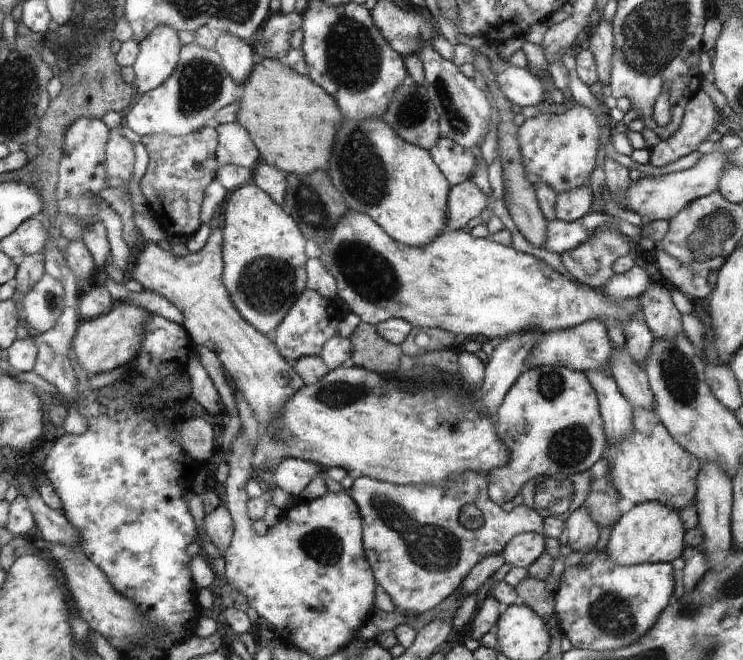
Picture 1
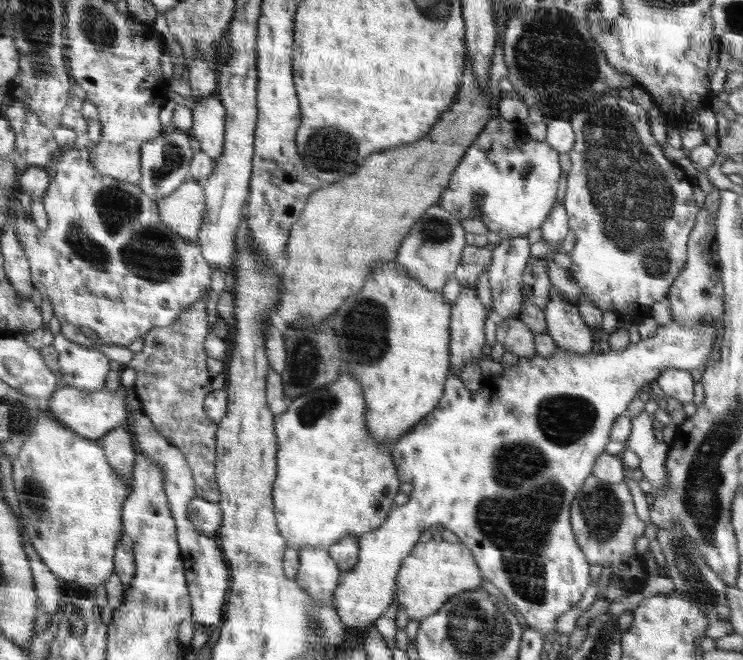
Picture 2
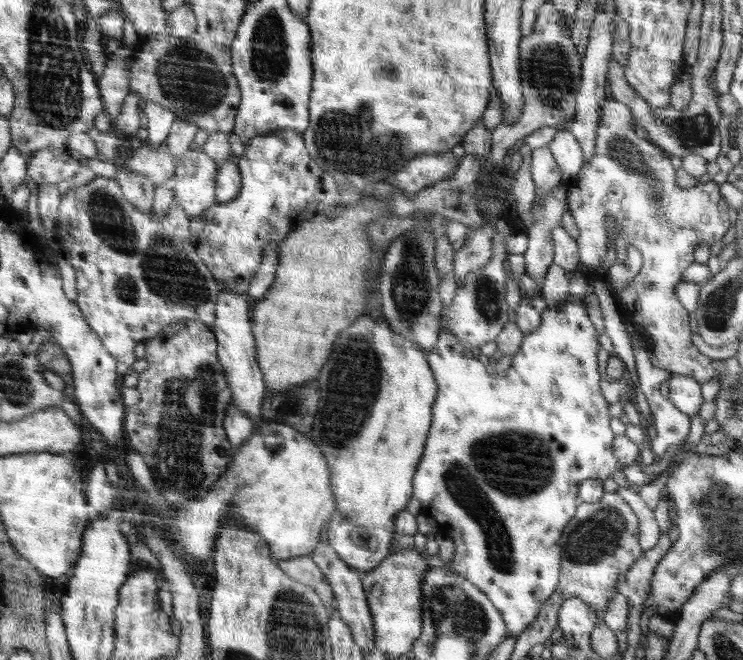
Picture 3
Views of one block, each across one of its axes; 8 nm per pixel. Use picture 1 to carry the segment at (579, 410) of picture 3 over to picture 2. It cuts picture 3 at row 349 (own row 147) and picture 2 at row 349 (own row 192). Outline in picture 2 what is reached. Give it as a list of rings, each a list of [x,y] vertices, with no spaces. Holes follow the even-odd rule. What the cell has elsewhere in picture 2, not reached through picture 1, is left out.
[[[708,314],[705,316],[703,320],[696,326],[693,326],[692,328],[686,328],[684,325],[680,325],[676,322],[668,323],[665,326],[660,326],[659,329],[654,333],[654,335],[650,338],[647,338],[645,340],[641,340],[637,343],[630,343],[624,350],[621,351],[609,351],[609,352],[601,352],[601,353],[586,353],[586,354],[577,354],[577,352],[572,352],[571,350],[563,350],[562,348],[559,348],[557,346],[557,349],[555,350],[555,353],[552,356],[544,357],[540,356],[537,353],[535,353],[534,356],[530,356],[528,358],[523,358],[519,357],[519,361],[514,365],[514,366],[509,366],[508,368],[505,368],[504,372],[502,373],[501,378],[495,377],[495,376],[483,376],[485,386],[488,386],[488,384],[492,384],[492,380],[502,380],[502,394],[500,392],[494,392],[494,390],[488,390],[486,387],[486,400],[484,400],[484,390],[480,389],[478,392],[474,392],[472,396],[470,396],[470,390],[466,390],[464,386],[462,386],[462,382],[460,382],[460,378],[454,378],[454,375],[460,375],[460,374],[449,374],[449,377],[447,379],[446,383],[446,390],[443,392],[443,398],[439,401],[440,403],[440,408],[436,408],[436,412],[432,412],[432,416],[428,416],[428,420],[424,420],[424,424],[420,424],[420,428],[416,428],[416,432],[412,432],[412,436],[406,435],[400,438],[400,442],[393,444],[391,447],[391,454],[392,457],[394,458],[395,462],[395,468],[398,470],[398,475],[399,475],[399,480],[400,484],[403,482],[404,484],[412,484],[414,489],[412,490],[412,494],[410,495],[410,500],[403,504],[403,505],[396,505],[394,510],[392,510],[390,515],[387,518],[387,521],[379,528],[376,528],[376,531],[370,532],[367,535],[363,535],[362,537],[359,538],[359,544],[360,544],[360,551],[359,551],[359,562],[355,564],[355,567],[348,571],[348,572],[342,572],[339,578],[339,583],[337,586],[337,589],[335,590],[335,595],[333,596],[333,604],[335,606],[335,611],[339,613],[339,617],[343,621],[343,623],[348,627],[348,628],[358,628],[365,630],[368,628],[374,621],[376,621],[377,618],[380,618],[382,616],[382,612],[386,611],[388,607],[390,606],[390,603],[392,602],[392,598],[395,596],[395,590],[396,590],[396,577],[399,574],[400,567],[403,564],[403,560],[407,558],[408,555],[411,554],[411,550],[415,547],[415,544],[418,542],[418,539],[421,536],[421,533],[425,532],[428,530],[431,526],[434,525],[441,525],[444,529],[450,530],[450,532],[454,532],[458,538],[461,540],[461,546],[464,548],[468,548],[470,552],[473,554],[475,557],[476,564],[479,565],[480,572],[483,573],[483,580],[489,580],[498,588],[500,591],[503,592],[504,596],[506,597],[506,600],[508,602],[512,603],[517,609],[520,614],[522,614],[522,618],[524,618],[526,624],[528,626],[538,629],[541,632],[555,632],[556,628],[556,620],[558,620],[559,616],[562,616],[565,612],[568,612],[568,610],[572,610],[572,607],[576,606],[578,602],[582,600],[583,594],[586,592],[586,589],[591,585],[591,579],[590,579],[590,564],[588,560],[586,560],[585,554],[582,552],[582,549],[578,546],[576,538],[574,538],[574,534],[572,532],[571,528],[571,522],[570,522],[570,507],[572,506],[572,501],[574,498],[576,498],[576,493],[580,488],[582,488],[582,485],[584,484],[584,480],[588,478],[588,476],[592,475],[592,471],[595,468],[595,464],[598,462],[600,456],[606,455],[606,446],[608,444],[608,440],[610,440],[610,426],[615,426],[616,422],[619,420],[620,416],[625,415],[625,413],[628,411],[628,408],[630,407],[630,404],[635,401],[635,399],[638,396],[638,392],[642,389],[643,385],[645,383],[650,383],[654,380],[658,380],[659,376],[663,374],[664,371],[667,369],[680,369],[680,370],[693,370],[696,368],[700,368],[708,358],[710,358],[710,354],[712,351],[714,351],[714,346],[715,346],[715,340],[718,338],[718,324],[715,324],[715,320],[713,320],[713,315]]]

